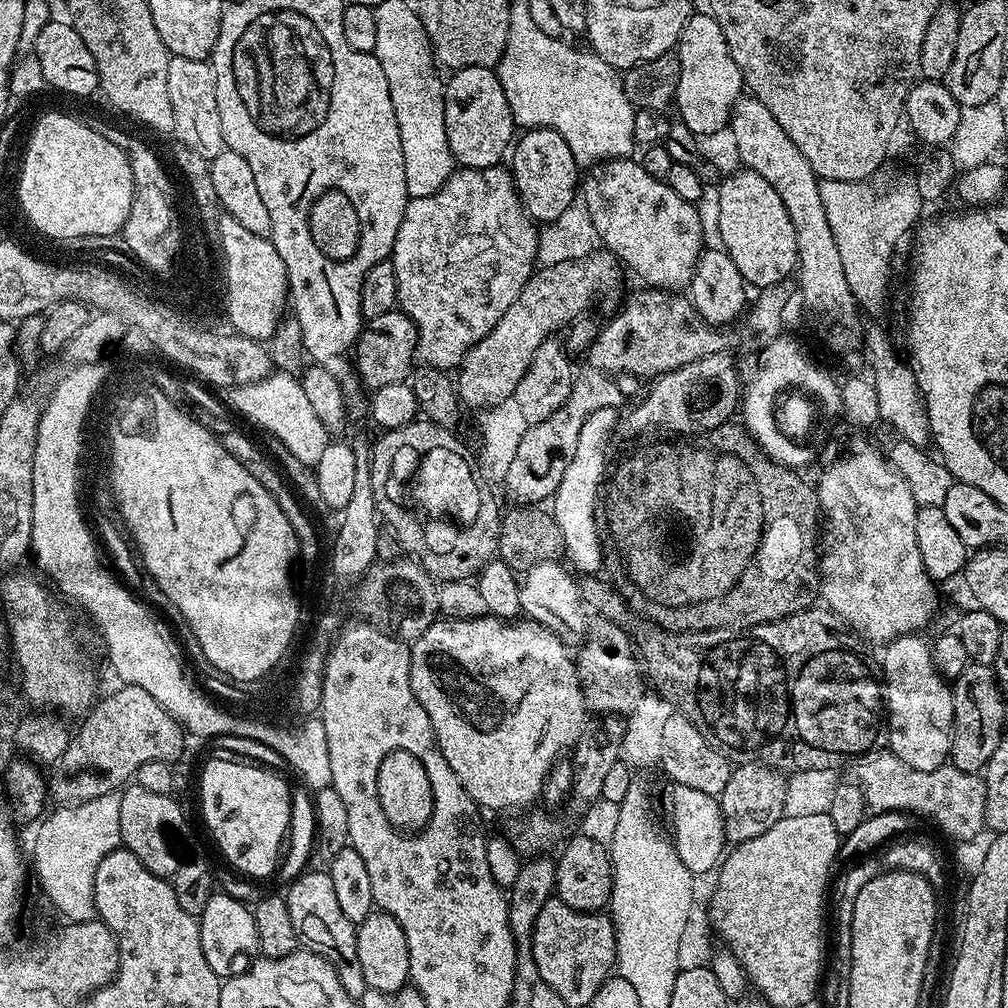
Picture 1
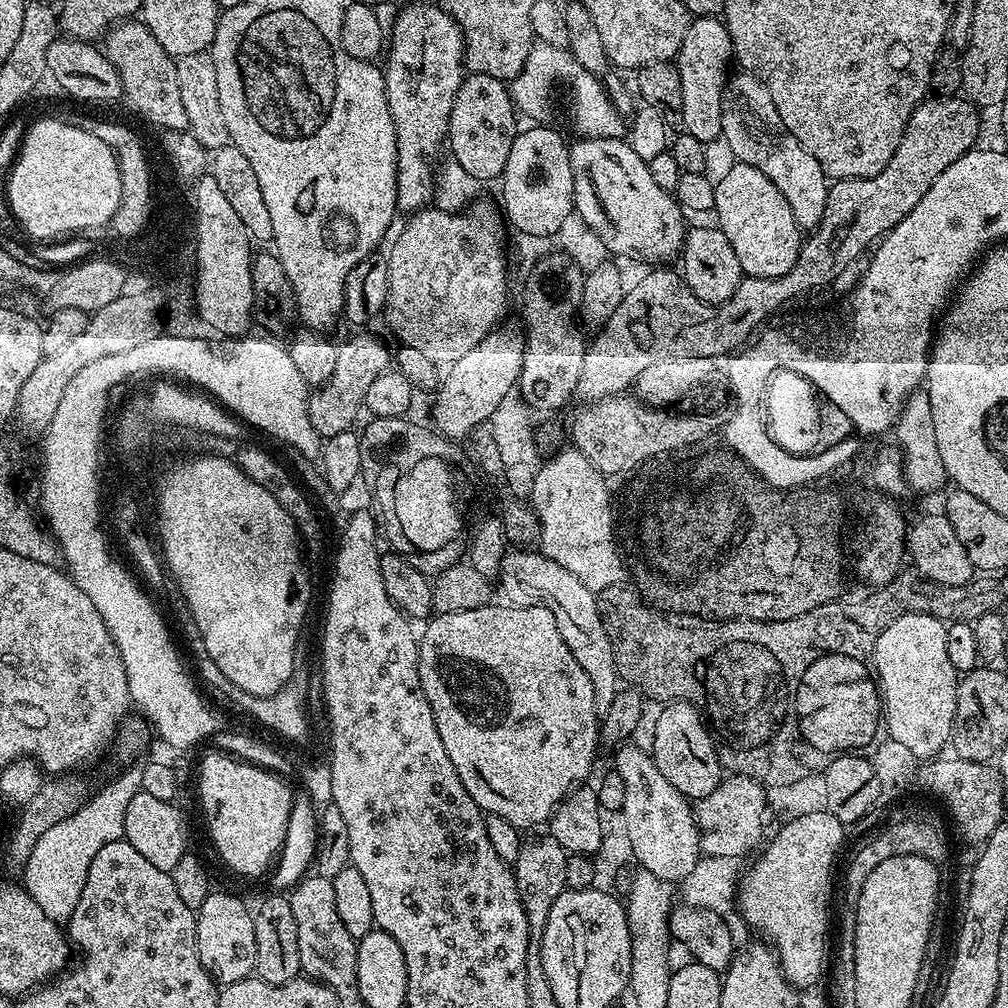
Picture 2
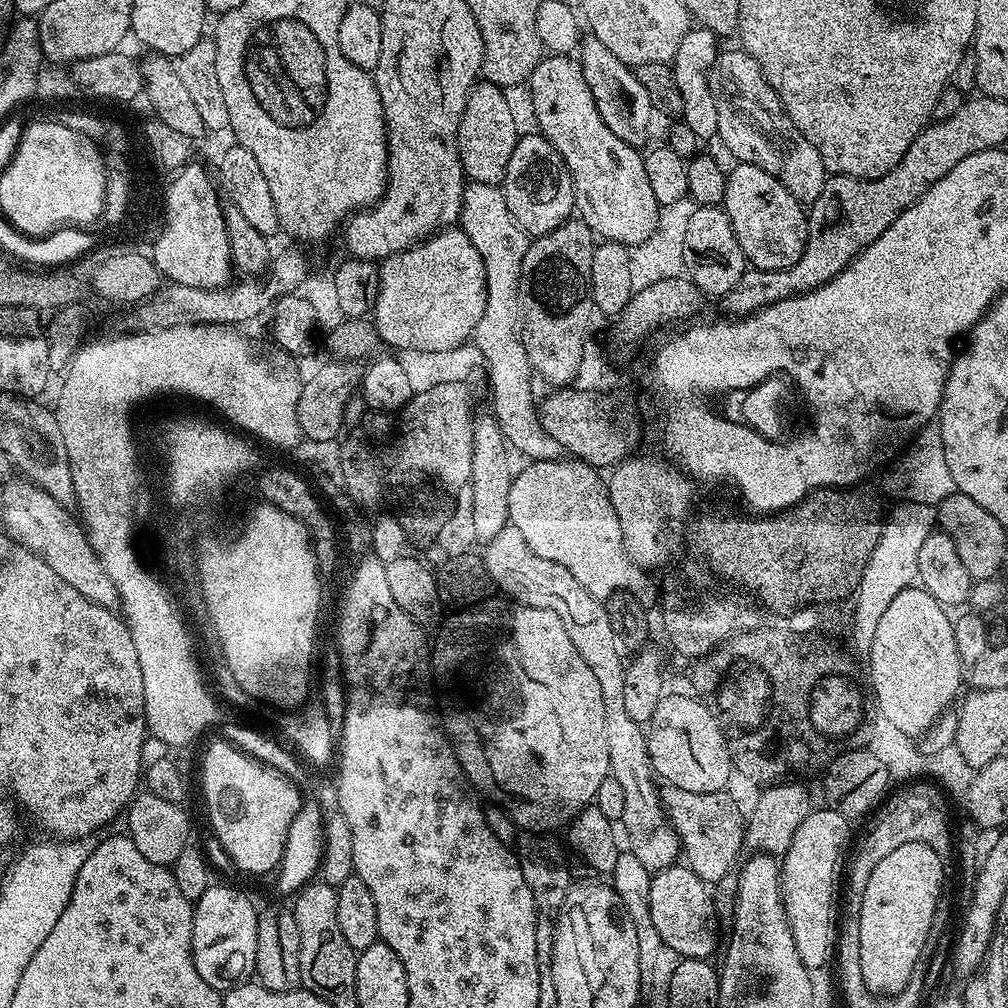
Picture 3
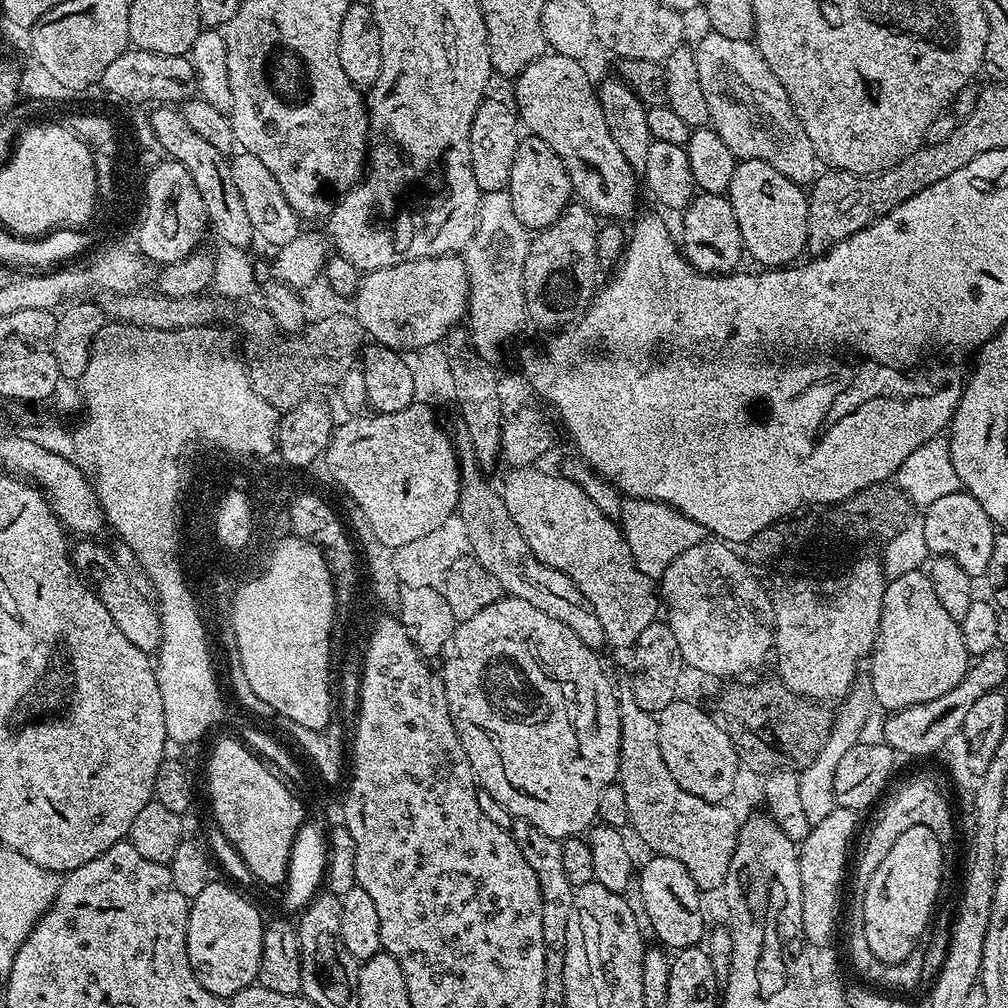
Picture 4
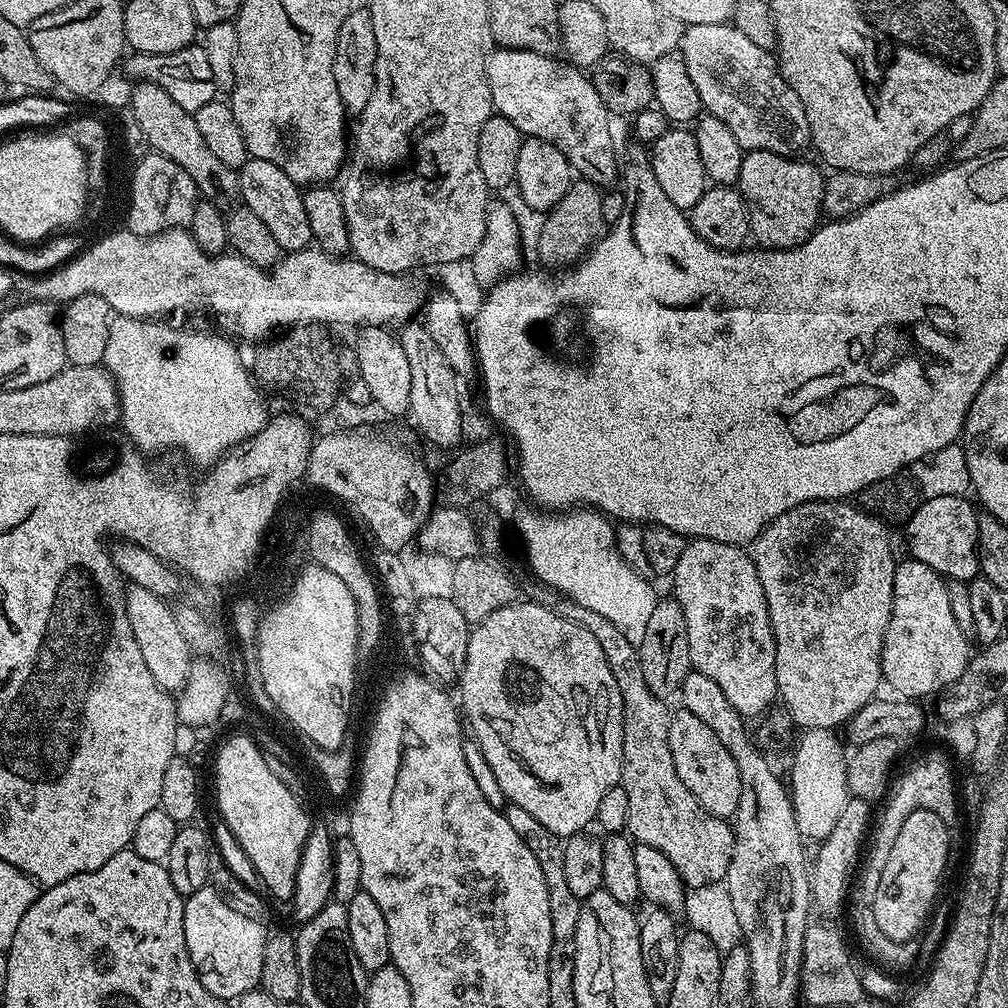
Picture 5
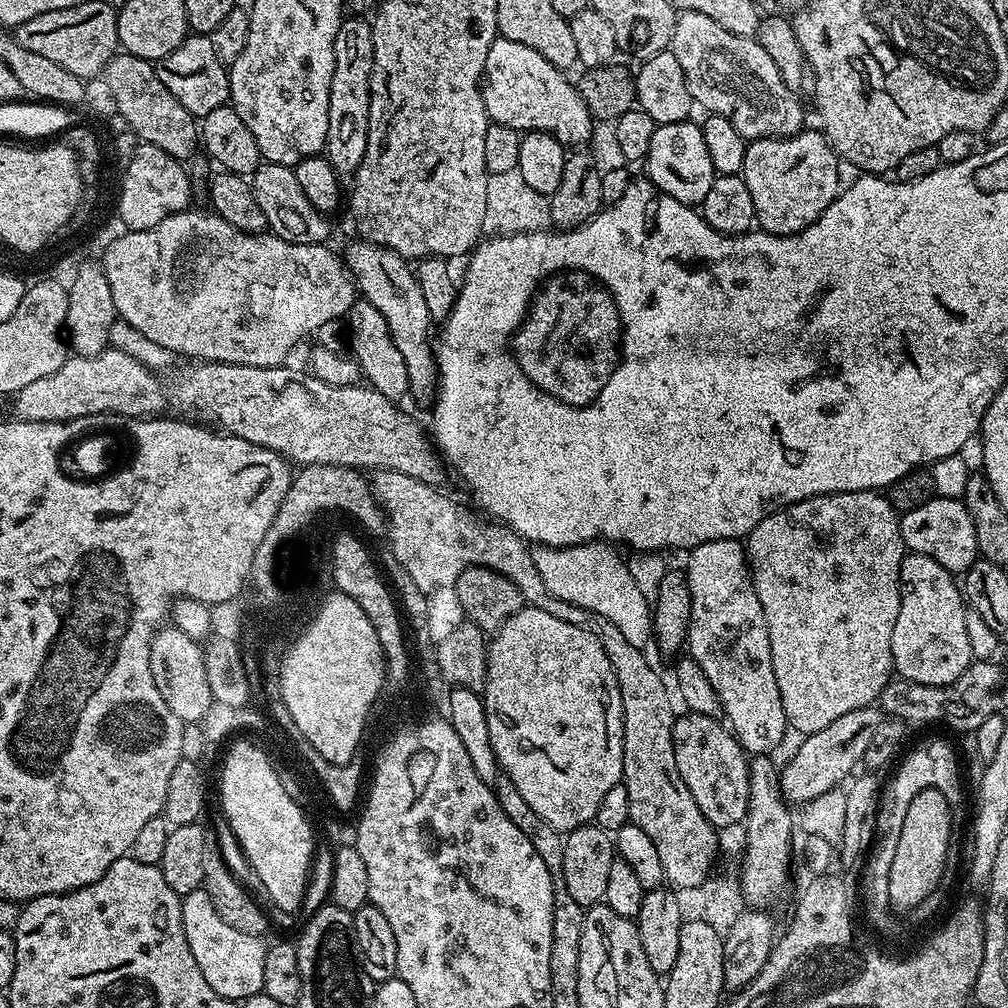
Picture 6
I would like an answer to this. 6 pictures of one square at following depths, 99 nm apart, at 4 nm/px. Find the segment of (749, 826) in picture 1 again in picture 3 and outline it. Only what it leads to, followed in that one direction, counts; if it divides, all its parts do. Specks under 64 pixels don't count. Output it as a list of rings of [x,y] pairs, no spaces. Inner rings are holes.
[[[671,786],[660,788],[660,800],[664,804],[664,812],[668,816],[668,821],[672,823],[672,829],[676,831],[680,839],[683,859],[686,861],[687,867],[692,868],[694,874],[698,874],[698,878],[702,878],[706,882],[715,882],[727,872],[733,871],[734,865],[737,863],[736,855],[745,847],[746,816],[744,812],[740,813],[739,806],[728,795],[727,791],[694,794],[690,790],[678,790]]]

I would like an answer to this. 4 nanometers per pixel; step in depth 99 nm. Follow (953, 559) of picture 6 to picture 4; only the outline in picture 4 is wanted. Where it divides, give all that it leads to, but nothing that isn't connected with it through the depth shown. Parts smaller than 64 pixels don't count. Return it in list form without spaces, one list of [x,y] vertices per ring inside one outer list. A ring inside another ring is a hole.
[[[963,490],[946,494],[946,498],[938,498],[938,502],[923,509],[922,519],[926,546],[932,556],[954,558],[954,562],[958,562],[958,566],[962,566],[962,570],[973,578],[983,577],[987,573],[998,529],[992,523],[990,514],[978,506],[978,498]]]

